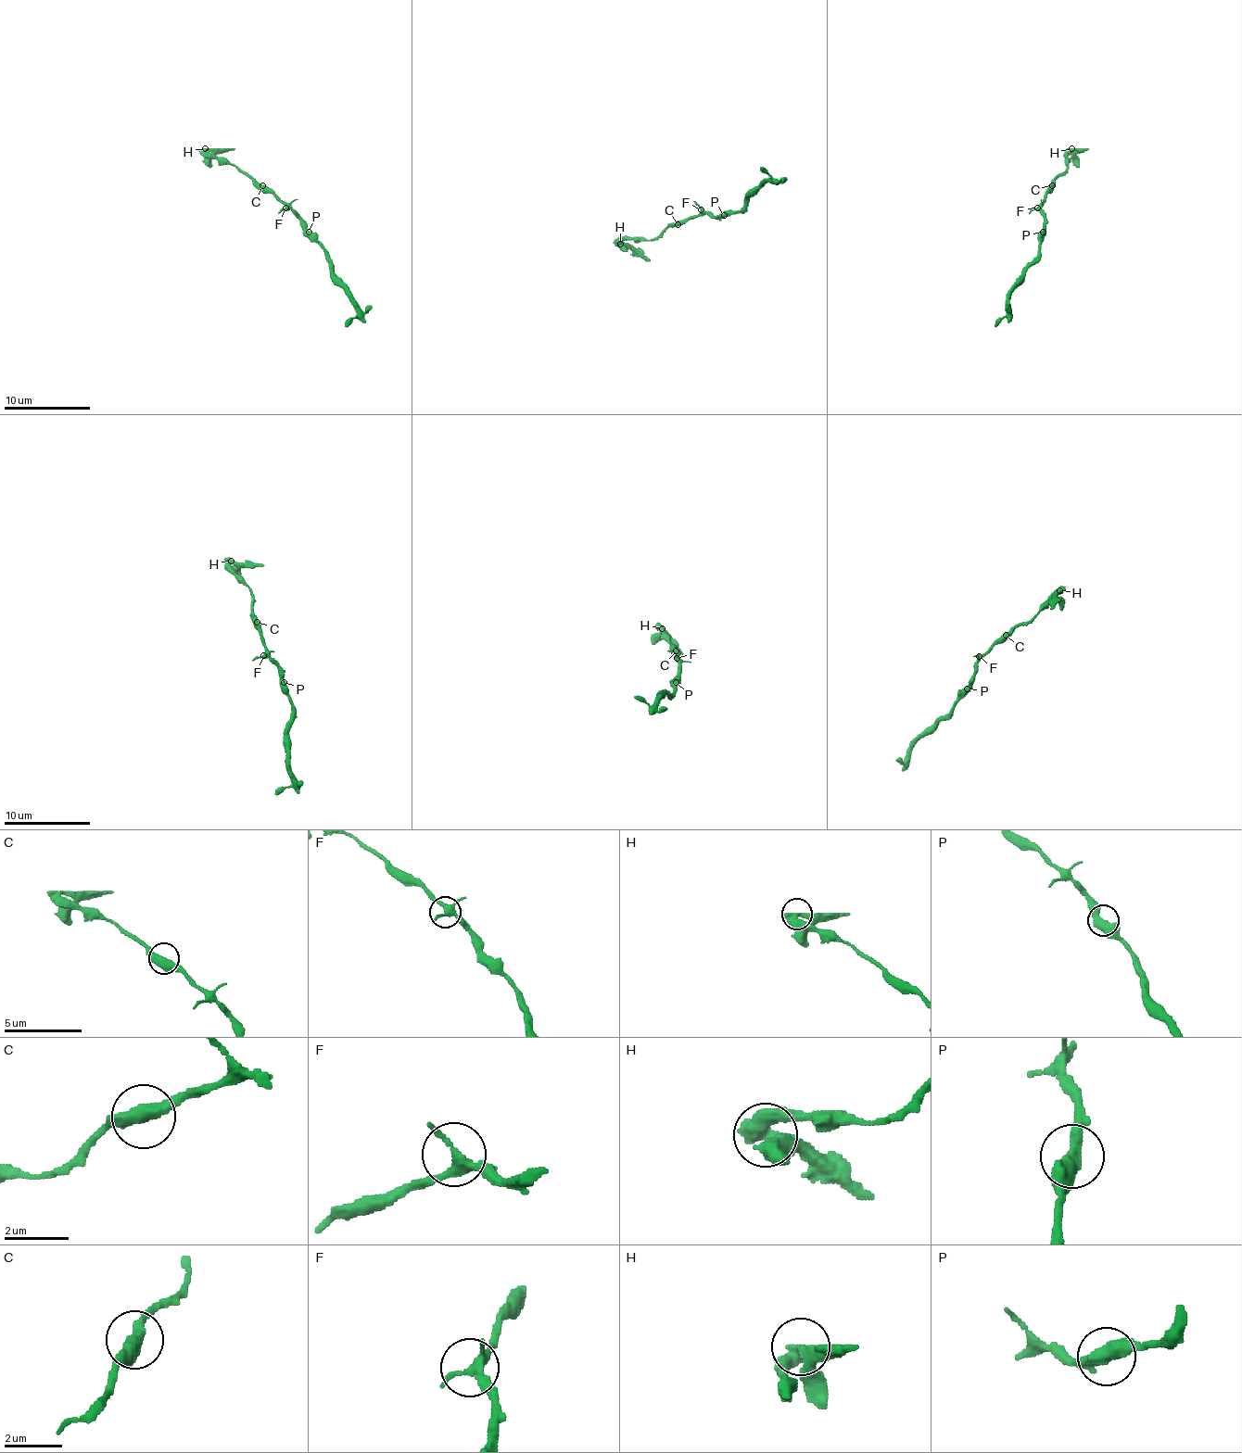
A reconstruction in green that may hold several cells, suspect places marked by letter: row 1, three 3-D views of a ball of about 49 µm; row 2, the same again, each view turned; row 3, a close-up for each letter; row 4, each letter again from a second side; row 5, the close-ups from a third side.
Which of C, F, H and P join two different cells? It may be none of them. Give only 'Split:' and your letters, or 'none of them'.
Split: H

